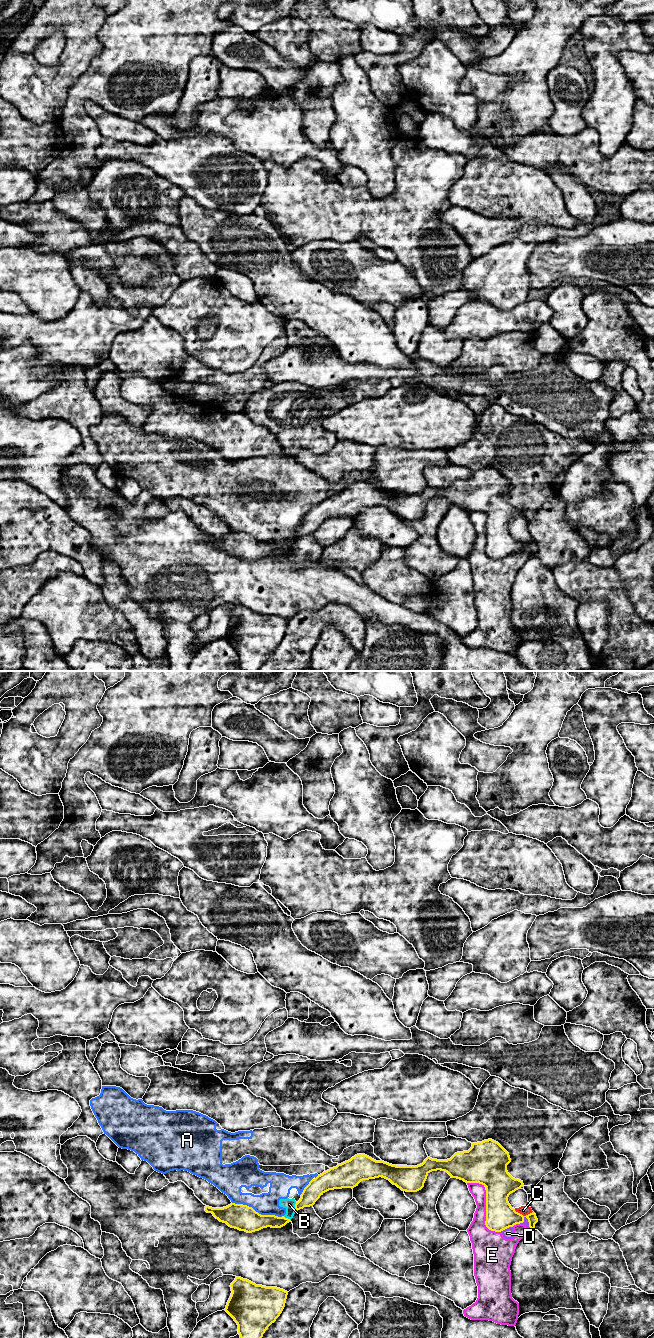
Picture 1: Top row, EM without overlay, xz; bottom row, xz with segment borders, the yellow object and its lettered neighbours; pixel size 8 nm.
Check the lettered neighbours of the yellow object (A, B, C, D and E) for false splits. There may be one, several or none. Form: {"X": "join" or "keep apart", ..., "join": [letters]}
{"A": "keep apart", "B": "keep apart", "C": "keep apart", "D": "keep apart", "E": "keep apart", "join": []}

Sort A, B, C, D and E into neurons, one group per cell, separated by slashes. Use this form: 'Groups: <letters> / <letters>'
Groups: A B / C D E

